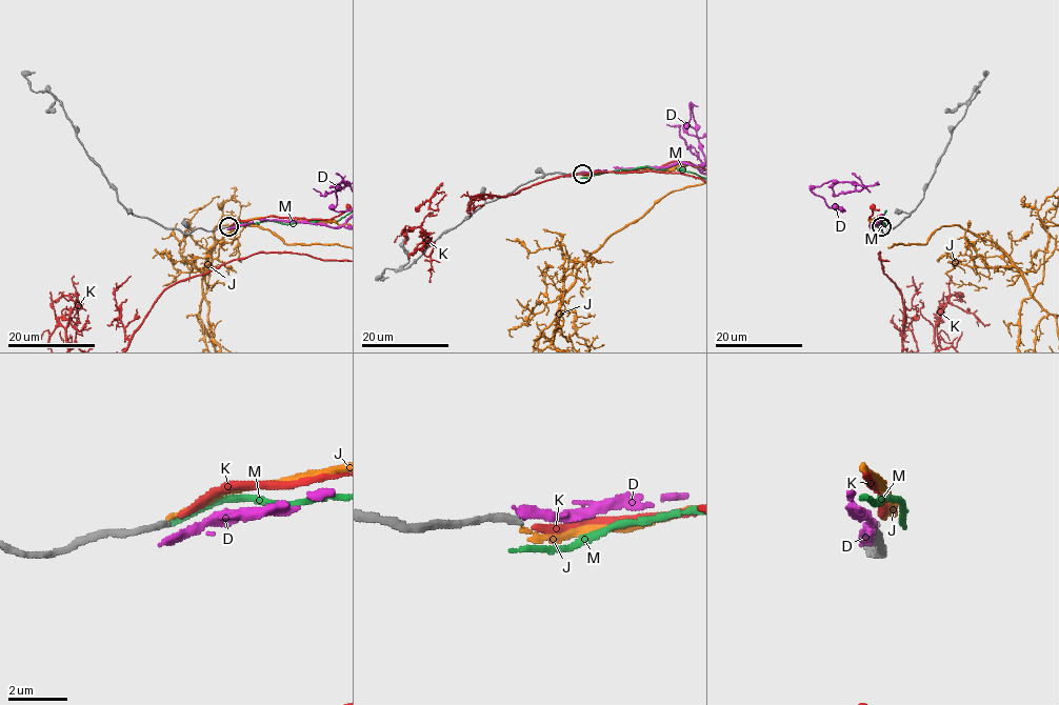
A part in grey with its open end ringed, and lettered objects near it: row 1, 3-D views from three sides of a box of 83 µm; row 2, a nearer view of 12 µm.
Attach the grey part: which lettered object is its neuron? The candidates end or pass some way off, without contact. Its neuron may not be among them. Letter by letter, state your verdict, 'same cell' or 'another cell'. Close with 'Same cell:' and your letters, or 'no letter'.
D: another cell
J: another cell
K: same cell
M: another cell
Same cell: K

